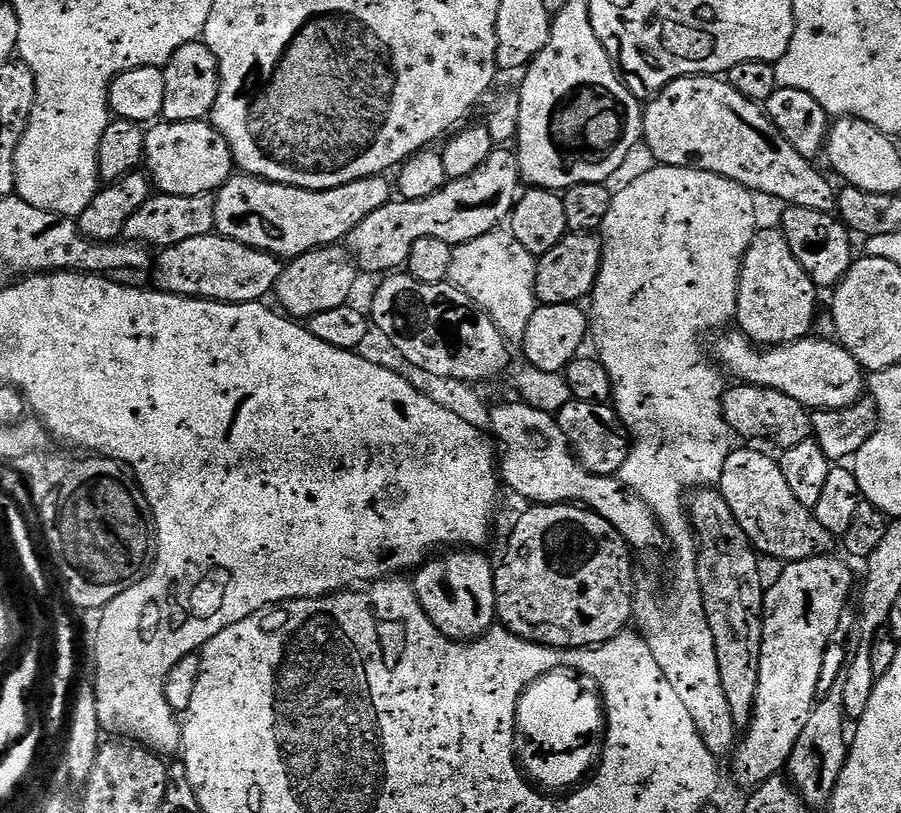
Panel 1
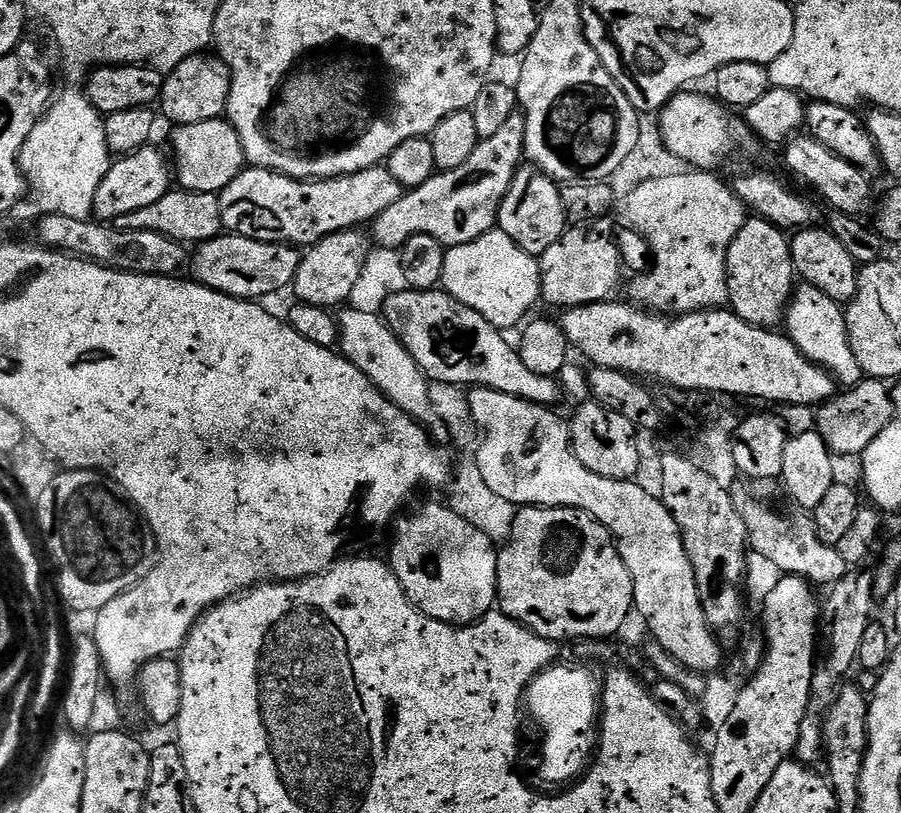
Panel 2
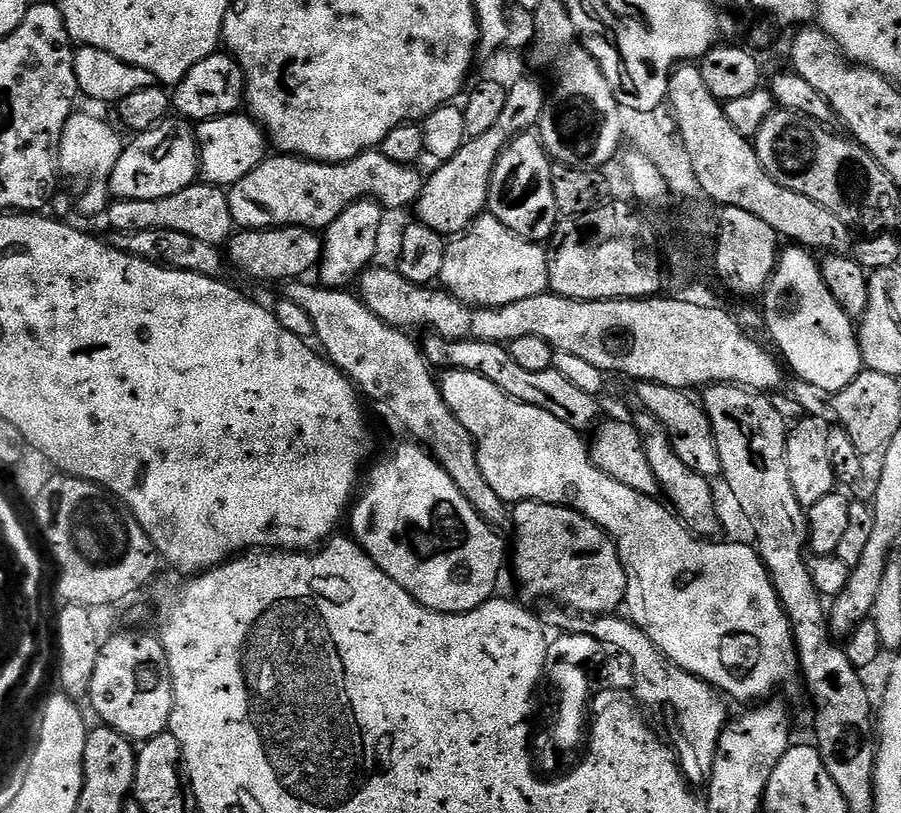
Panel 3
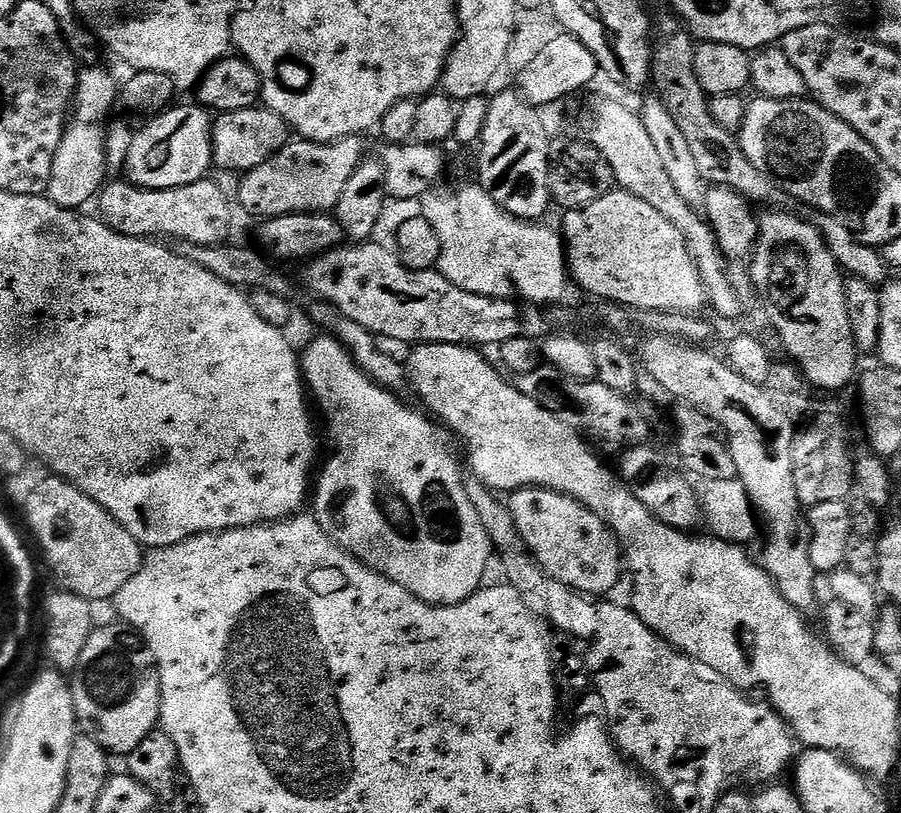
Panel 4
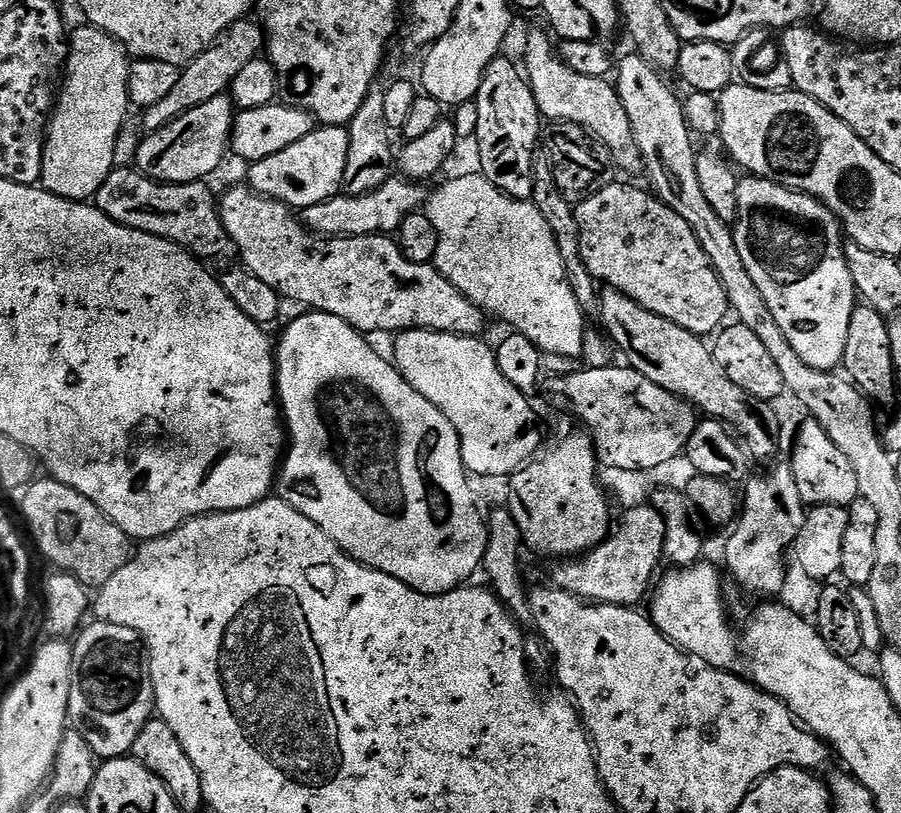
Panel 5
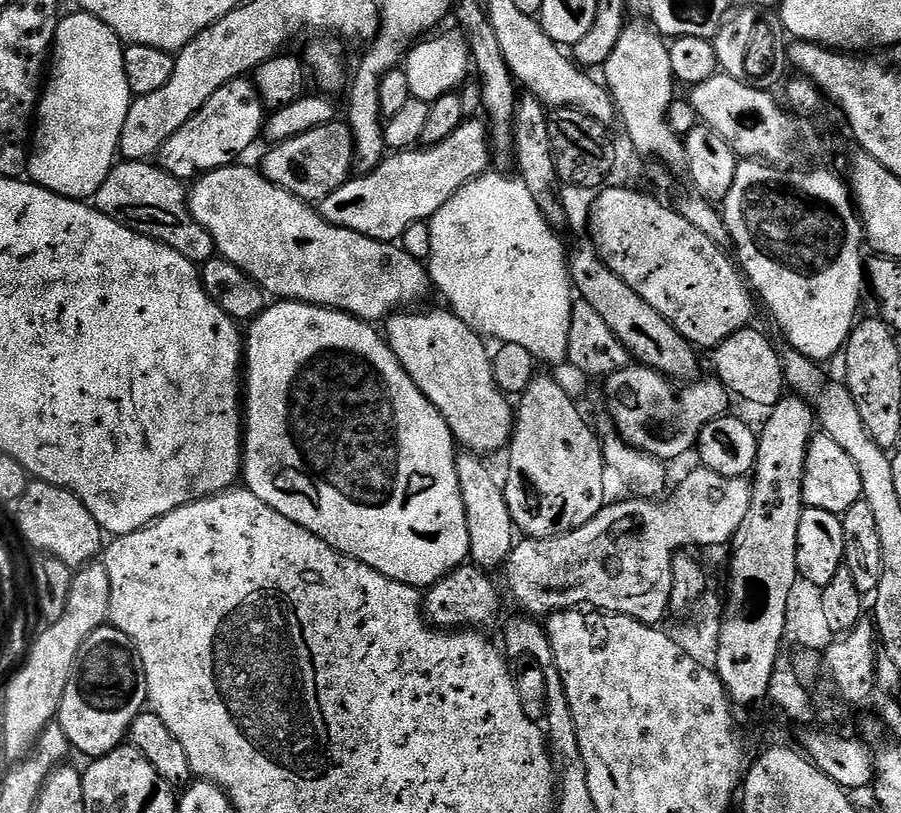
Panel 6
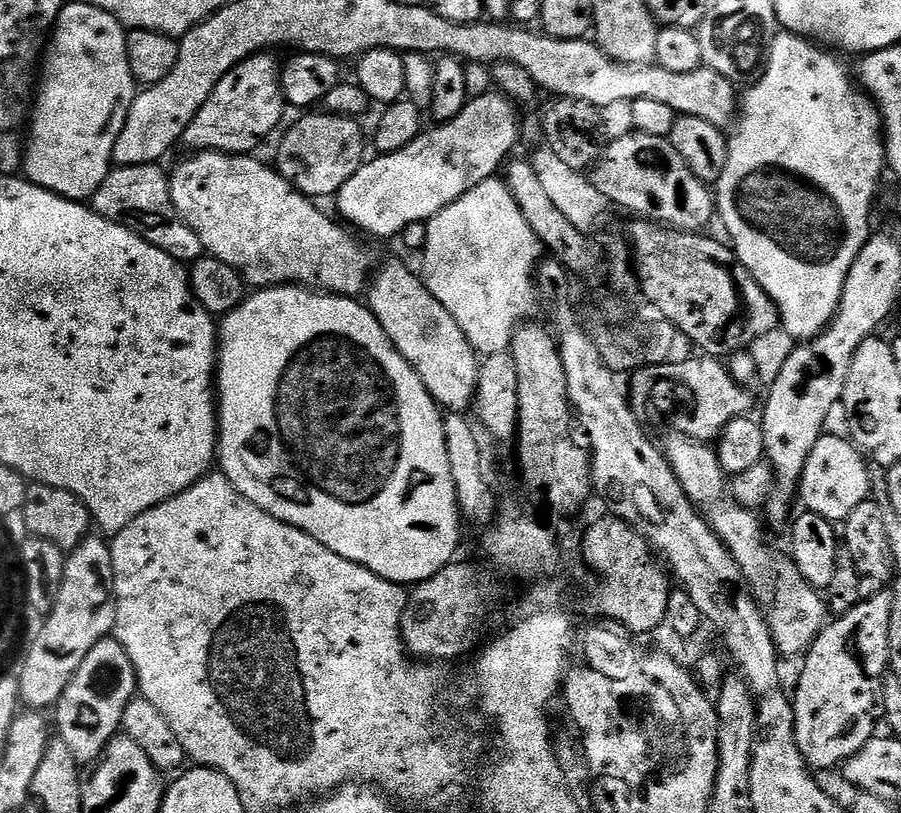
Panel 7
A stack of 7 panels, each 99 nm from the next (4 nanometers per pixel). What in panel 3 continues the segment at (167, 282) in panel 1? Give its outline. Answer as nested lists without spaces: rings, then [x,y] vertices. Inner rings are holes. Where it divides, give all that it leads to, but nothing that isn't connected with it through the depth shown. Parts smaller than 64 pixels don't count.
[[[250,228],[240,230],[226,245],[226,260],[240,272],[245,272],[252,280],[280,280],[291,282],[307,277],[307,272],[317,267],[324,249],[324,241],[311,228]]]

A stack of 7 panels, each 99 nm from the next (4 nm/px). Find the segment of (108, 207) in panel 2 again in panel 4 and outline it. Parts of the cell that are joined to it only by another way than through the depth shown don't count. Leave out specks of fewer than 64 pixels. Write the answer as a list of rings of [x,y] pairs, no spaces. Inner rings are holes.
[[[199,103],[184,104],[181,108],[169,107],[153,115],[141,132],[132,137],[128,157],[124,159],[123,175],[128,183],[139,188],[177,188],[190,186],[205,179],[213,171],[212,125],[209,109]]]

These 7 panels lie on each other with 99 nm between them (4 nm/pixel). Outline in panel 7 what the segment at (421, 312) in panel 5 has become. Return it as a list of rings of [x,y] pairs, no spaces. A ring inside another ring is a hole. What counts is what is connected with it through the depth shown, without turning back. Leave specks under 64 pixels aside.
[[[198,152],[189,155],[187,158],[189,160],[182,161],[176,169],[171,169],[170,172],[168,185],[170,186],[170,194],[172,195],[174,206],[178,210],[180,217],[186,222],[186,226],[190,226],[190,230],[194,230],[194,234],[198,234],[198,238],[202,241],[205,253],[214,257],[216,260],[221,260],[223,264],[234,269],[237,274],[243,278],[245,285],[251,286],[256,290],[300,285],[334,296],[351,296],[353,298],[359,297],[361,293],[369,287],[370,273],[373,271],[373,268],[371,262],[368,261],[367,250],[351,236],[353,233],[349,231],[343,223],[337,222],[335,219],[332,221],[331,218],[316,205],[319,203],[317,203],[315,199],[302,195],[293,184],[286,182],[286,178],[280,176],[275,167],[268,165],[267,168],[262,161],[255,160],[257,157],[252,154],[231,156],[228,152]]]

